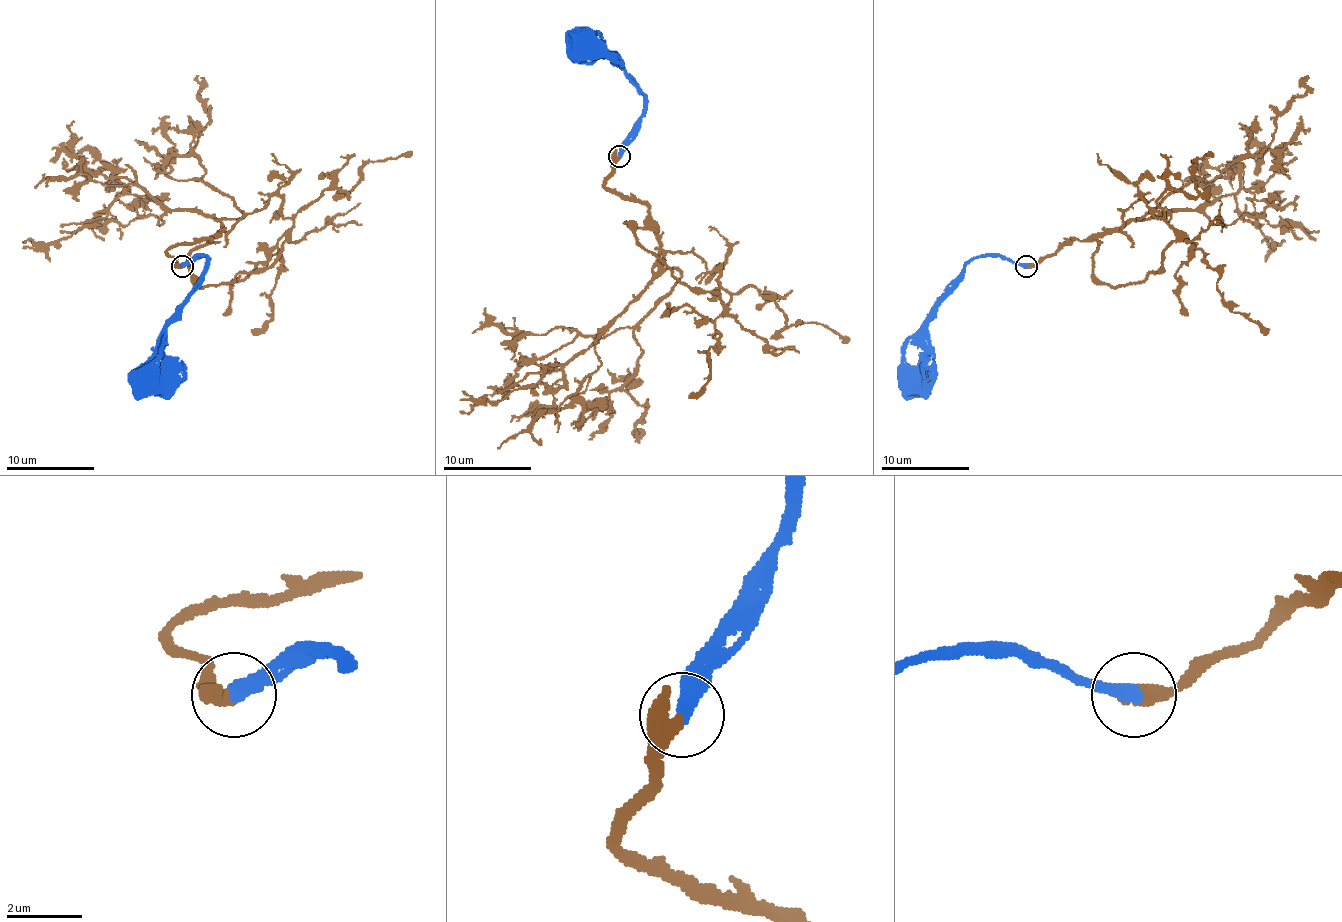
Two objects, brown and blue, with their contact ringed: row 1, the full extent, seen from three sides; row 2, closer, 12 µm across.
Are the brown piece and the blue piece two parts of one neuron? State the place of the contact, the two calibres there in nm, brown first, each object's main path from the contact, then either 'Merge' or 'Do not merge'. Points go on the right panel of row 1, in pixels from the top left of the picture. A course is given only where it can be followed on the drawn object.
Place: (1026, 266). Thickness 600 nm (brown) against 440 nm. Course of brown: (1026, 265), (1070, 241), (1120, 230), (1171, 192), (1259, 155), (1276, 118), (1305, 93), (1307, 76). Course of blue: (1026, 265), (997, 256), (966, 265), (924, 333), (913, 386). Merge

